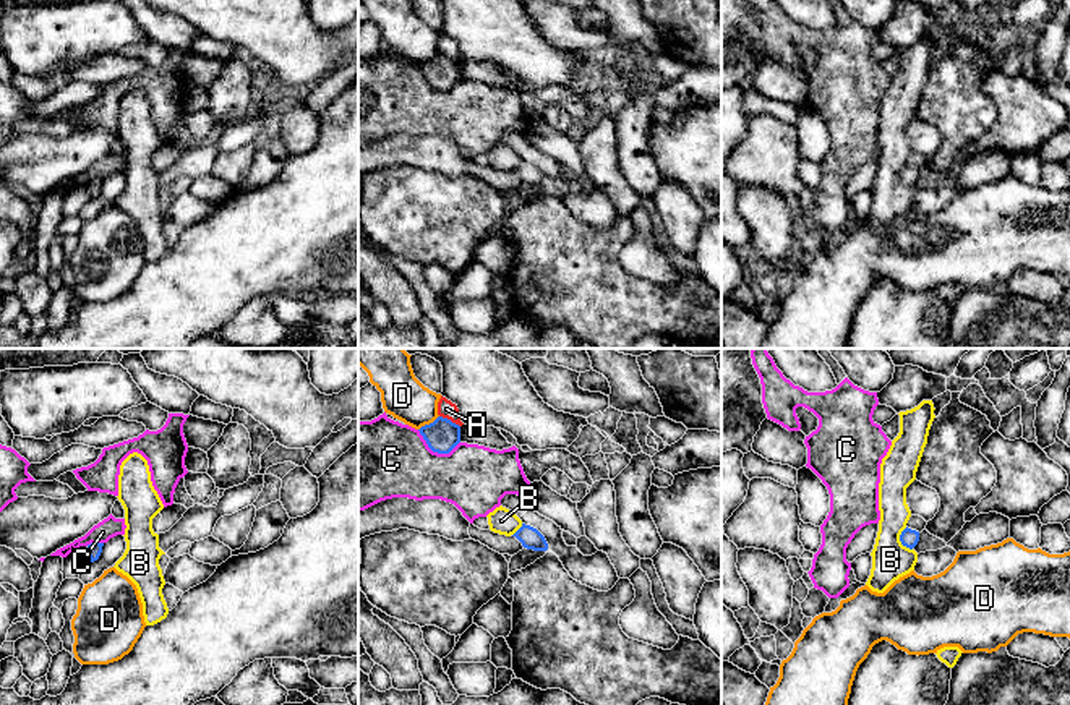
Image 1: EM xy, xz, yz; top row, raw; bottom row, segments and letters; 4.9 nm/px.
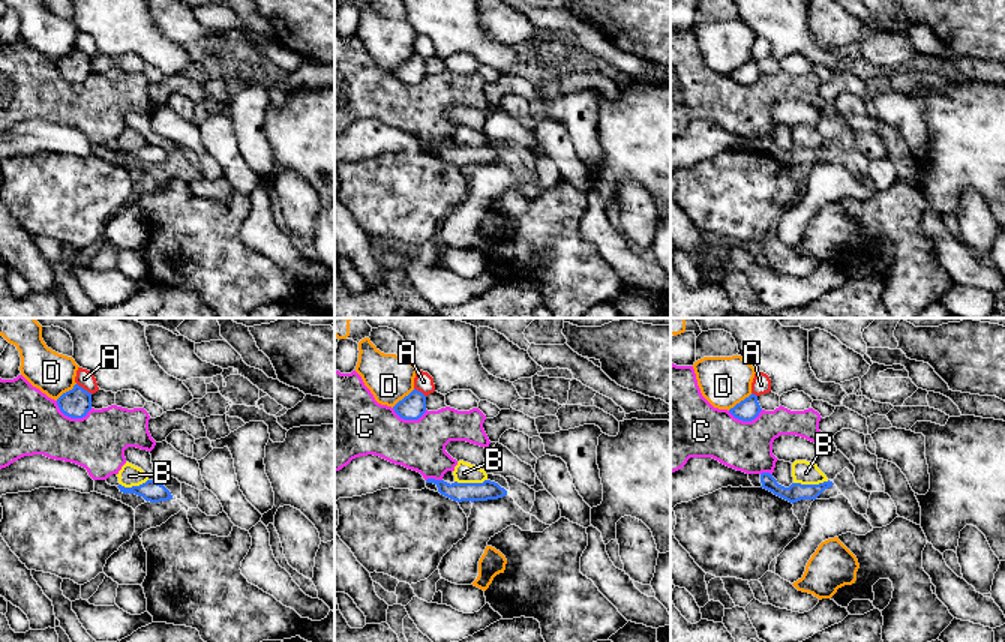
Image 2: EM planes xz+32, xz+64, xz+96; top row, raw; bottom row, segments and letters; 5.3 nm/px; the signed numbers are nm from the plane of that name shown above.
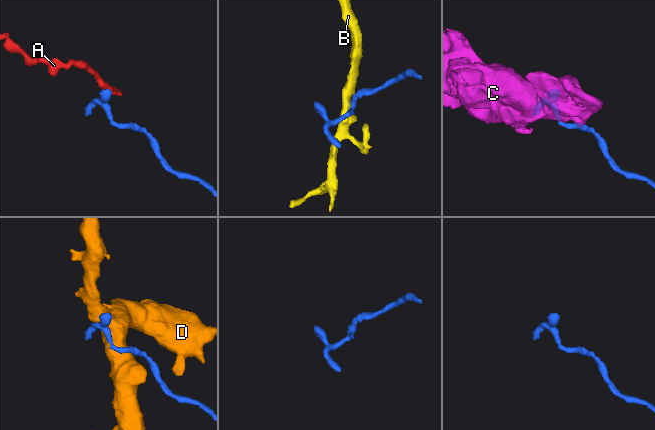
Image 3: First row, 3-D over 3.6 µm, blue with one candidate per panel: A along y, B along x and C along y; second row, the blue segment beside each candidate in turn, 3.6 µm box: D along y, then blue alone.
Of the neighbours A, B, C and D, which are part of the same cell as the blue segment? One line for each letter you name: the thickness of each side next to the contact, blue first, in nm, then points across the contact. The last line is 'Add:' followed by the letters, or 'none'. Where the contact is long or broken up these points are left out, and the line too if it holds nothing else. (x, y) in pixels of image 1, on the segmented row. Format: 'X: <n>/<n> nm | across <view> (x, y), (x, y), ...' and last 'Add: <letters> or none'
Add: none

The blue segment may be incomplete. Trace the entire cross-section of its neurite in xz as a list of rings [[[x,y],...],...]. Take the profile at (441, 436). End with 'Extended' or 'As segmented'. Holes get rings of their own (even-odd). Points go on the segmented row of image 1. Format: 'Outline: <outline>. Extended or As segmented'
Outline: [[[443,417],[418,431],[428,447],[438,454],[449,454],[460,442],[460,426]]]. As segmented

